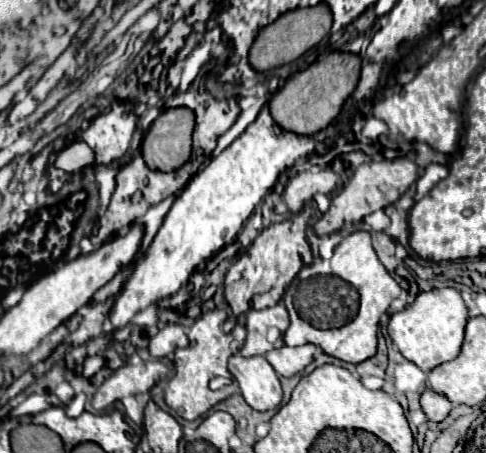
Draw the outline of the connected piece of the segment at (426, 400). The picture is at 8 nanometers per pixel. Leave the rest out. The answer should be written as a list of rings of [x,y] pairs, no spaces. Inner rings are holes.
[[[427,388],[427,390],[421,394],[421,408],[423,408],[423,412],[427,414],[429,420],[441,422],[441,420],[447,418],[449,410],[453,408],[453,404],[447,400],[445,394],[439,394],[439,392]]]

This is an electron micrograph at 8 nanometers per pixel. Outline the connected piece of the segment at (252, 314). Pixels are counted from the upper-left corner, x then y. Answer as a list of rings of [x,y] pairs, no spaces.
[[[283,302],[275,304],[273,308],[265,310],[249,310],[247,312],[247,340],[241,348],[243,356],[255,356],[255,354],[265,354],[275,348],[275,344],[267,342],[267,332],[269,328],[279,328],[281,332],[287,330],[289,326],[289,316],[285,312]]]

